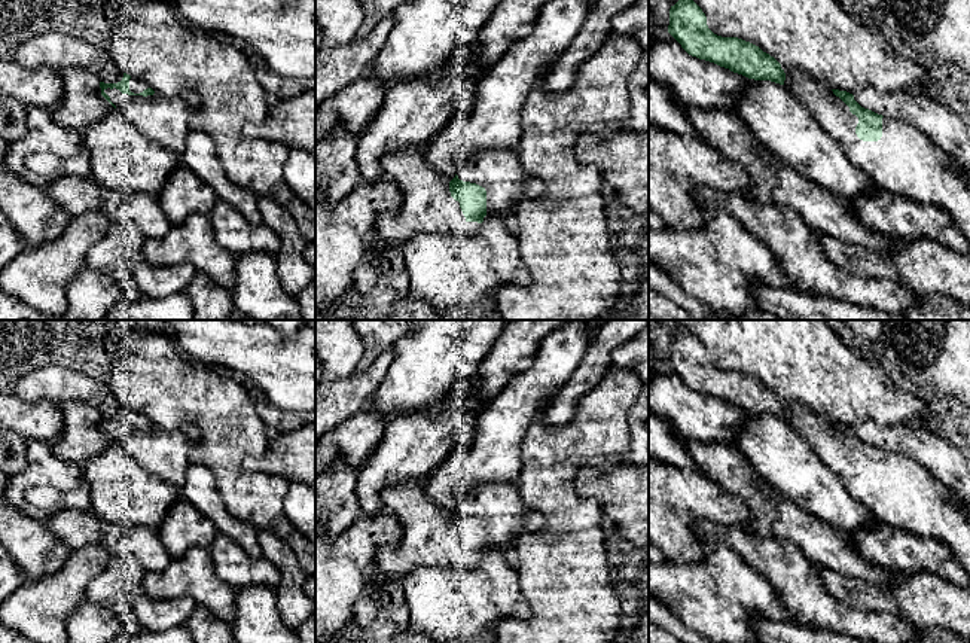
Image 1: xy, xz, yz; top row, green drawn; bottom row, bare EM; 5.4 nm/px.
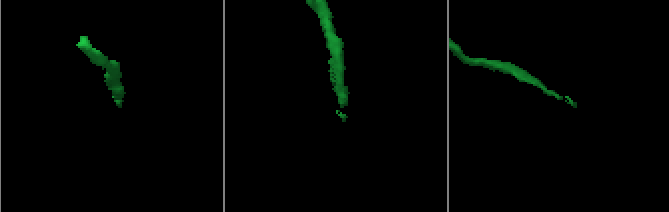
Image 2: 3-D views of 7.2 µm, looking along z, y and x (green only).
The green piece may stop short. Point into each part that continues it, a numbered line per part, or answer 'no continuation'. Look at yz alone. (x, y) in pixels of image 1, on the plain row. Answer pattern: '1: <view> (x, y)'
1: yz (906, 496)

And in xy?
1: xy (165, 453)

